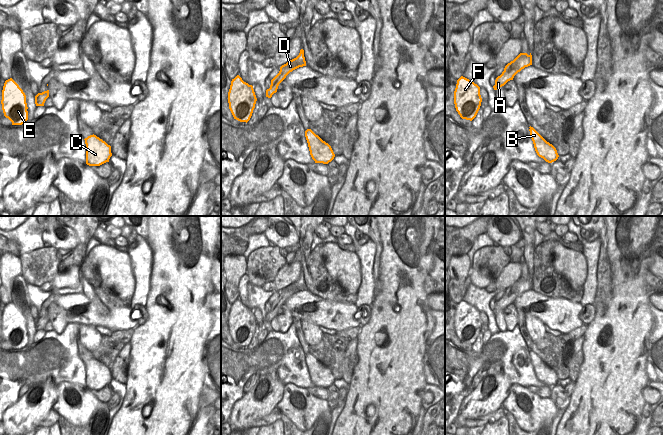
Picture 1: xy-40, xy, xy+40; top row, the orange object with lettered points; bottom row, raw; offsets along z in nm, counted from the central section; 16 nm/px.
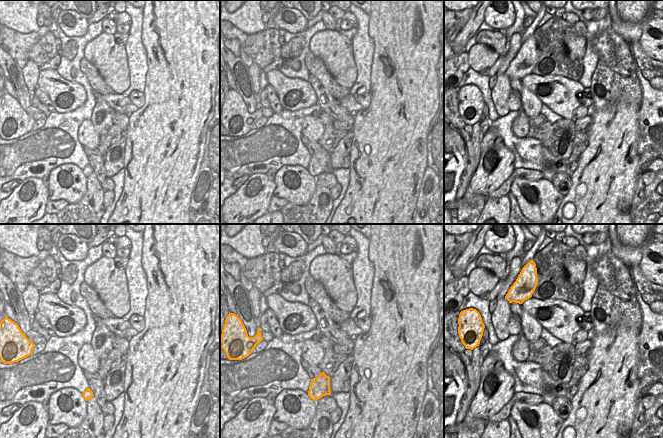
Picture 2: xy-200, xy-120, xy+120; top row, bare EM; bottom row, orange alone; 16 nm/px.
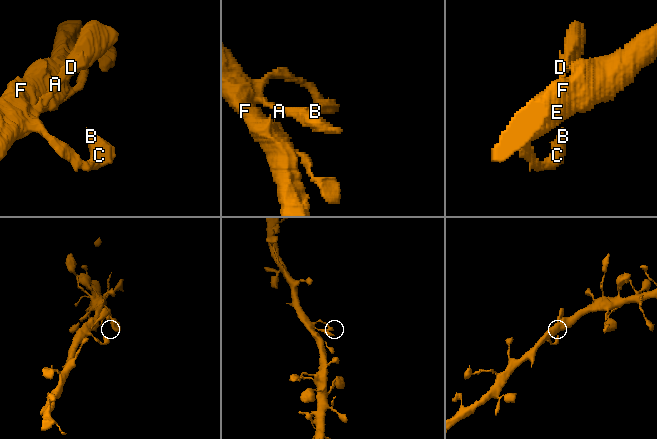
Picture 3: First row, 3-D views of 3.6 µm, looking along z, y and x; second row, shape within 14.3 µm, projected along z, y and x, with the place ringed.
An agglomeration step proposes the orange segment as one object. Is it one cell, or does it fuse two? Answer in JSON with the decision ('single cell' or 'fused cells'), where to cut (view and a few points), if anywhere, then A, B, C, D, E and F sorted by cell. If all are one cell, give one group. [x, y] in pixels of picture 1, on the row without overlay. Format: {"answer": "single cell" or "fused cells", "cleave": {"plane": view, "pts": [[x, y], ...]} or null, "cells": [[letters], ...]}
{"answer": "single cell", "cleave": null, "cells": [["A", "B", "C", "D", "E", "F"]]}

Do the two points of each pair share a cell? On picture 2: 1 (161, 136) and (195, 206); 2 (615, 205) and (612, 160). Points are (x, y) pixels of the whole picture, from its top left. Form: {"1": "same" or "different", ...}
{"1": "different", "2": "same"}

